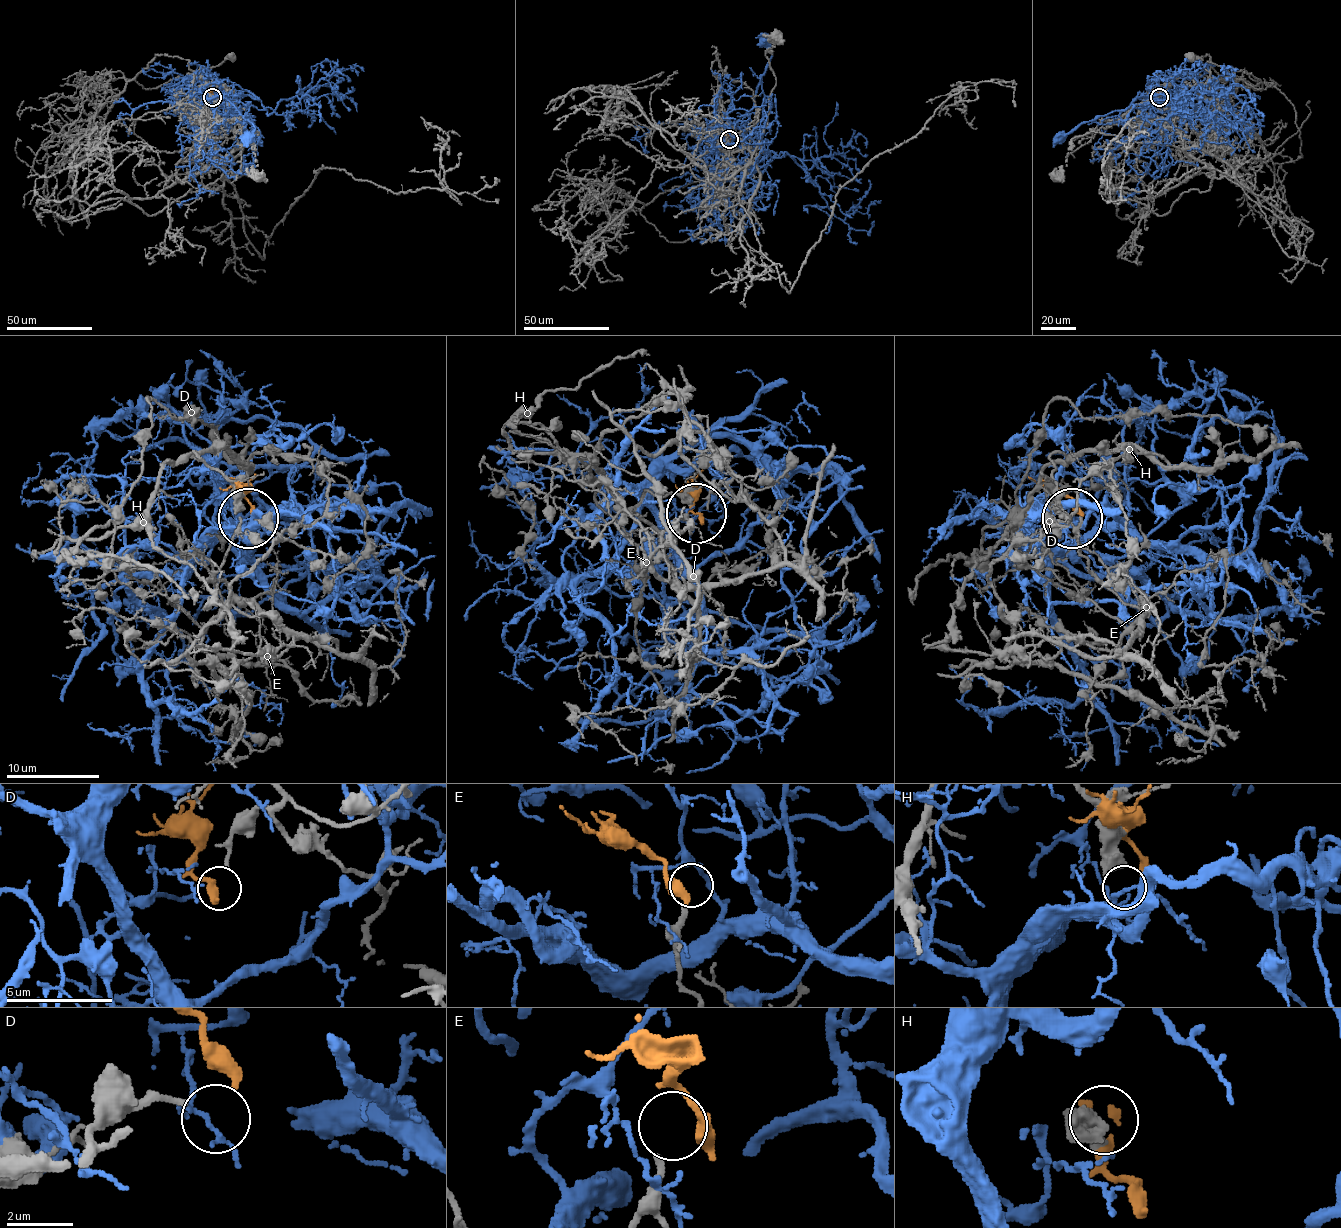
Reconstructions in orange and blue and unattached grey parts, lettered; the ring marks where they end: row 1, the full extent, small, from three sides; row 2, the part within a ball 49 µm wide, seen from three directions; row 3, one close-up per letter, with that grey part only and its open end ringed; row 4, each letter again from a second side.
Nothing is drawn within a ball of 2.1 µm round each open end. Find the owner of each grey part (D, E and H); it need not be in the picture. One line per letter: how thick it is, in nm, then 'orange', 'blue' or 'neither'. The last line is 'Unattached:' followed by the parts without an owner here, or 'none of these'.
D: calibre 170 nm; orange
E: calibre 240 nm; neither
H: calibre 600 nm; neither
Unattached: E, H

